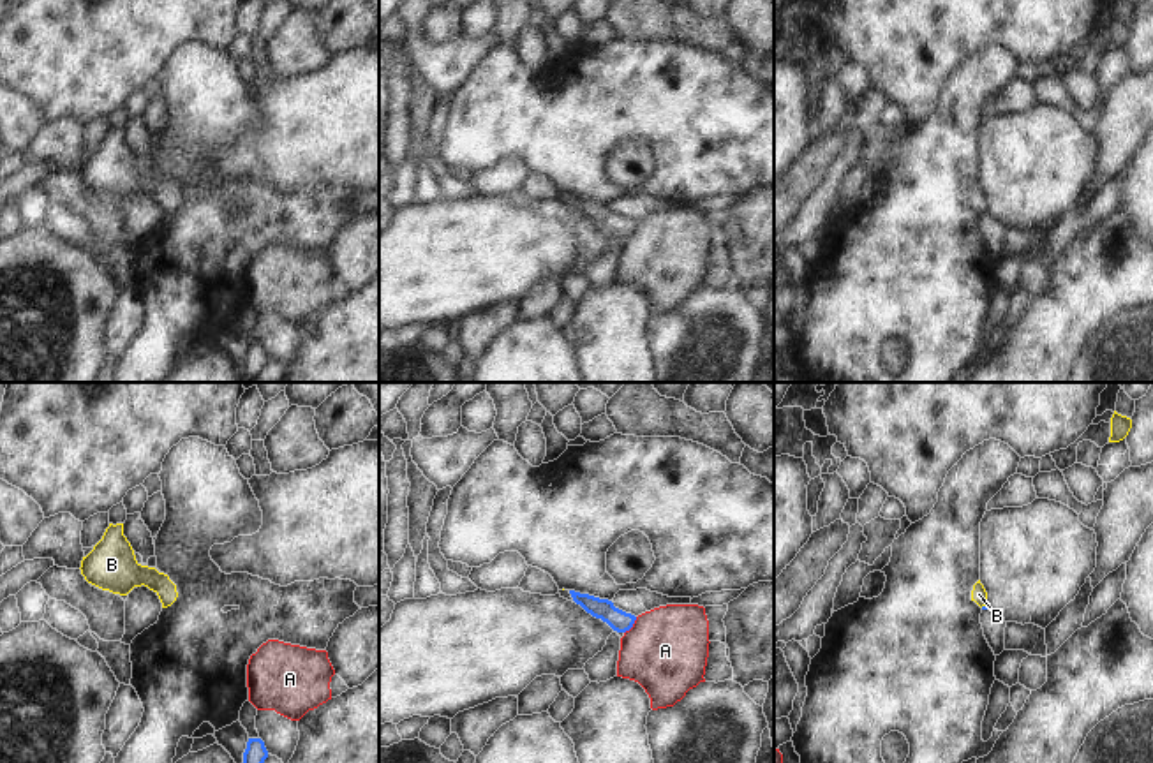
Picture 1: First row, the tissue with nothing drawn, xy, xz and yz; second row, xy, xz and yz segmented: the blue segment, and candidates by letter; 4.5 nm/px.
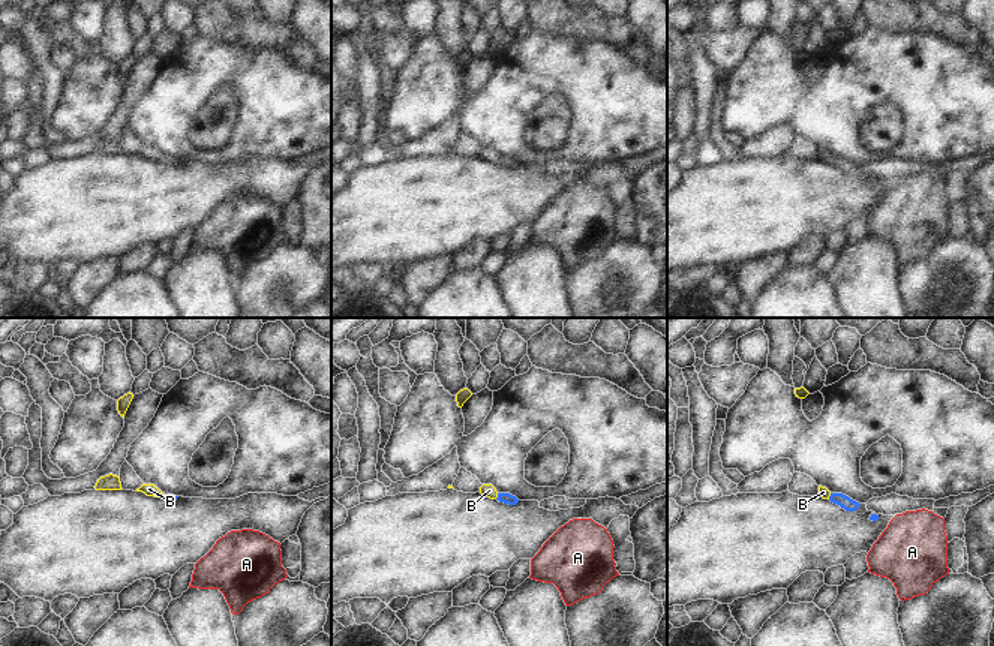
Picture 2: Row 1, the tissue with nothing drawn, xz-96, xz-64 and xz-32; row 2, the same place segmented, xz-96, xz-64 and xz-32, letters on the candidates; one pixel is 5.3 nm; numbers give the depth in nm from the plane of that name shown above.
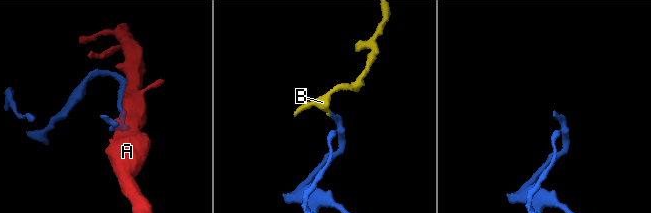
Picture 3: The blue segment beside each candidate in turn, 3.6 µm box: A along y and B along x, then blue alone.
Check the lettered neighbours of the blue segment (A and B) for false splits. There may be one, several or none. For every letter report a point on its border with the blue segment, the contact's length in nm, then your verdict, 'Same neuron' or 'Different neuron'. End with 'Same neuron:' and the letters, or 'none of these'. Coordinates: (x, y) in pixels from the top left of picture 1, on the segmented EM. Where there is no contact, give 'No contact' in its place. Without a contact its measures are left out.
A: Touches blue at xz (632, 626). Shared border 100 nm. Different neuron
B: Touches blue at yz (982, 607). Shared border 40 nm. Same neuron
Same neuron: B.

